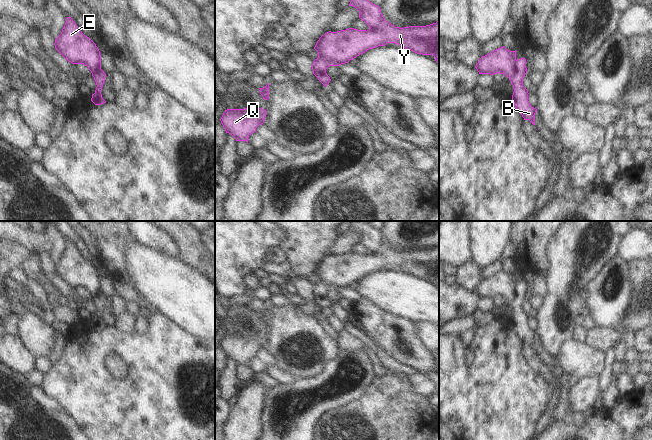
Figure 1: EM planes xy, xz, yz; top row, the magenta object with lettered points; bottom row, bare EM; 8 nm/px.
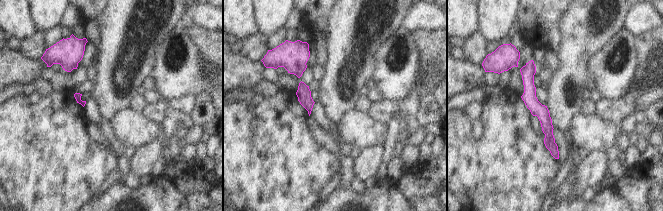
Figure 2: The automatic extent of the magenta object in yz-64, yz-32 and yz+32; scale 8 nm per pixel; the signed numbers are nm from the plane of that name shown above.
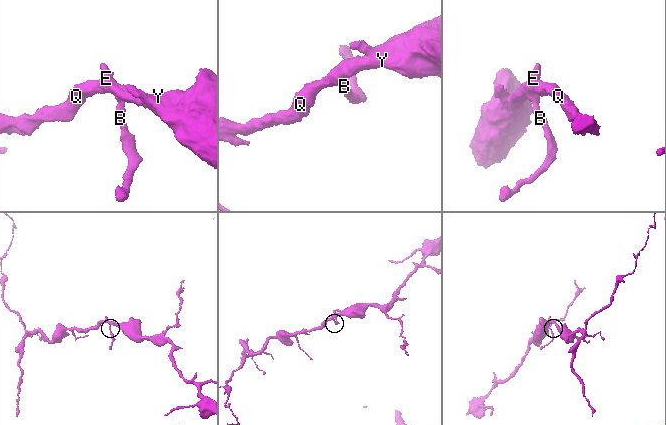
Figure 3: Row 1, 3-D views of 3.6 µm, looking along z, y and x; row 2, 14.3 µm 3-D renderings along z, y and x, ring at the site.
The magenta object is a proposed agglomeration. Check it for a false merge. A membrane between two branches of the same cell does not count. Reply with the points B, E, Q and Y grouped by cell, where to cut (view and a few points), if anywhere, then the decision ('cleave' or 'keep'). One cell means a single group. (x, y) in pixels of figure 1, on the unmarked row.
groups B E Q Y; cut none; keep

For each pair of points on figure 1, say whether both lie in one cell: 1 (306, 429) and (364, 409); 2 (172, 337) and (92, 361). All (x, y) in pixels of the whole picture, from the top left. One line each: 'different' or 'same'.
1: different
2: same

